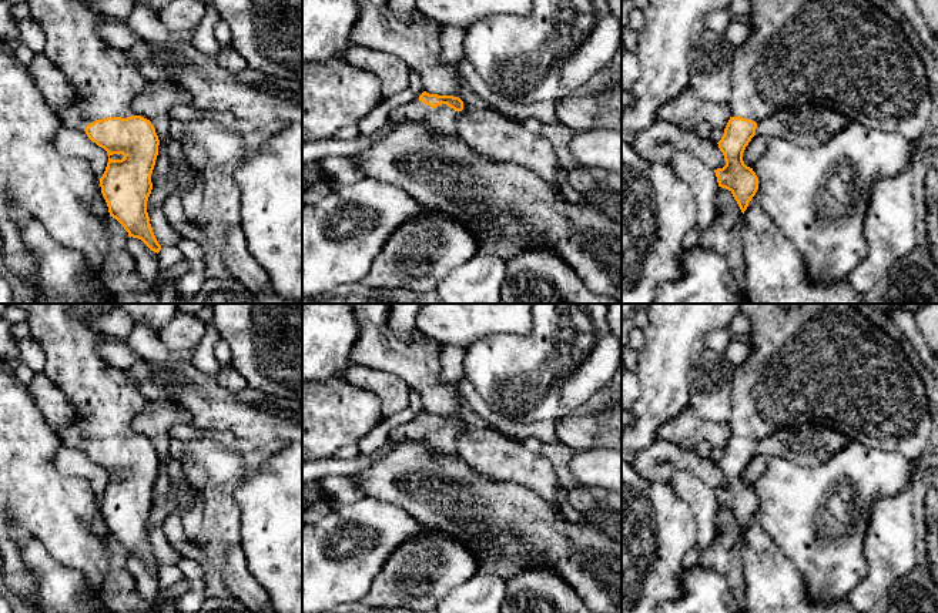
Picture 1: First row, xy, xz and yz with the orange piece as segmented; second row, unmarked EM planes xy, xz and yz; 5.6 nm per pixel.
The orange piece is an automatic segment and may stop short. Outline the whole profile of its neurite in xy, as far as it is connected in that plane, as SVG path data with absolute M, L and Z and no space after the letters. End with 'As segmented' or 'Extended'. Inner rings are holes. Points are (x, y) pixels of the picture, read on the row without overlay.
M11 304L27 312L30 336L41 346L46 355L43 374L51 379L70 402L78 428L90 443L84 448L87 456L108 473L108 482L100 498L101 513L107 522L110 536L115 537L128 556L141 559L151 570L160 572L158 563L147 532L147 520L153 509L151 493L158 475L160 459L150 439L135 435L133 419L148 403L138 385L124 369L105 362L96 351L96 345L104 338L96 328L94 319L113 311L113 304Z. Extended

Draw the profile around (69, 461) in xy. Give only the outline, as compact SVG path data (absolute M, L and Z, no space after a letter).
M61 446L54 456L54 468L63 475L86 479L96 496L103 496L108 473L93 462L84 449Z

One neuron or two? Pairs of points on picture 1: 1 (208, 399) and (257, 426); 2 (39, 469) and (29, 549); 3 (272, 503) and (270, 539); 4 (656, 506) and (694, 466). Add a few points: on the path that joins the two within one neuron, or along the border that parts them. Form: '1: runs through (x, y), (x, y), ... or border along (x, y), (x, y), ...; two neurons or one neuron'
1: runs through (220, 409), (245, 415); one neuron
2: border along (14, 523), (37, 539), (54, 559); two neurons
3: runs through (272, 512), (272, 531); one neuron
4: border along (636, 471), (652, 481), (666, 483); two neurons

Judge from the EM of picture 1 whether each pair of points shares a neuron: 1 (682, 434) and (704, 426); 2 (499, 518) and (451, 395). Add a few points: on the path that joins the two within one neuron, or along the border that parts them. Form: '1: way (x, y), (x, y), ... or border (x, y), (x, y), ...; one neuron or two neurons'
1: way (687, 429), (699, 429); one neuron
2: border (456, 455), (483, 476), (512, 481), (515, 483); two neurons

